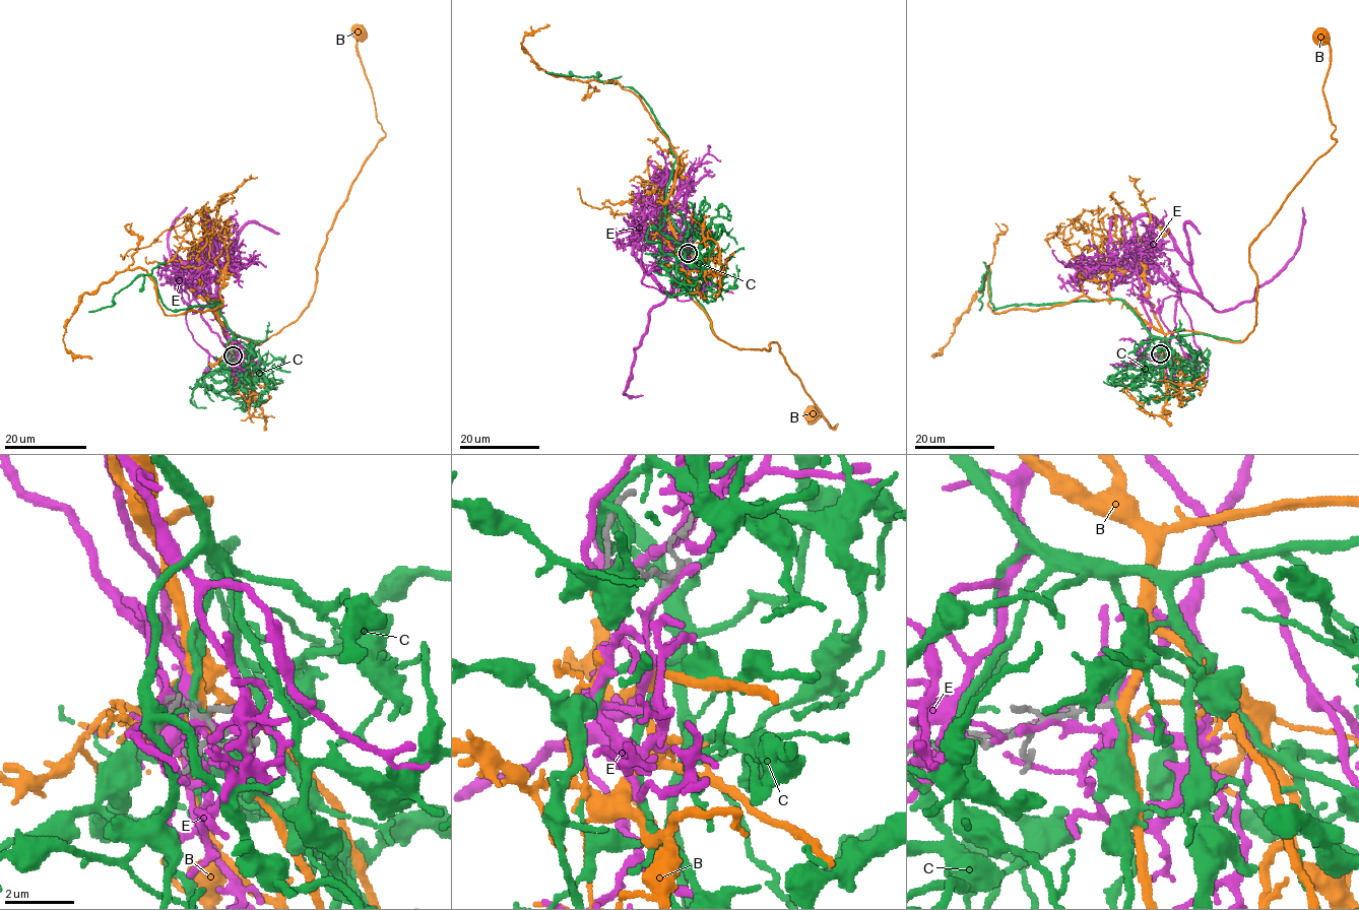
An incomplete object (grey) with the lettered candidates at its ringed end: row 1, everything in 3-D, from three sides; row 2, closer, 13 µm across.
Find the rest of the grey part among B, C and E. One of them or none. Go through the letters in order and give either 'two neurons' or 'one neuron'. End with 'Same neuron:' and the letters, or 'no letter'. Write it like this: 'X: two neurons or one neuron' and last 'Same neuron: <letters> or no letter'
B: one neuron
C: two neurons
E: two neurons
Same neuron: B

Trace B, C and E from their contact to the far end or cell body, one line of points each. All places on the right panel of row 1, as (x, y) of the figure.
B: (1160, 352), (1178, 331), (1229, 342), (1251, 332), (1257, 276), (1249, 246), (1336, 141), (1321, 38)
C: (1160, 353), (1158, 338), (1118, 299), (994, 308), (990, 302), (989, 275), (985, 274), (979, 310)
E: (1160, 353), (1175, 328), (1179, 289), (1156, 267), (1090, 273), (1088, 267), (1109, 263), (1065, 266), (1054, 250)

